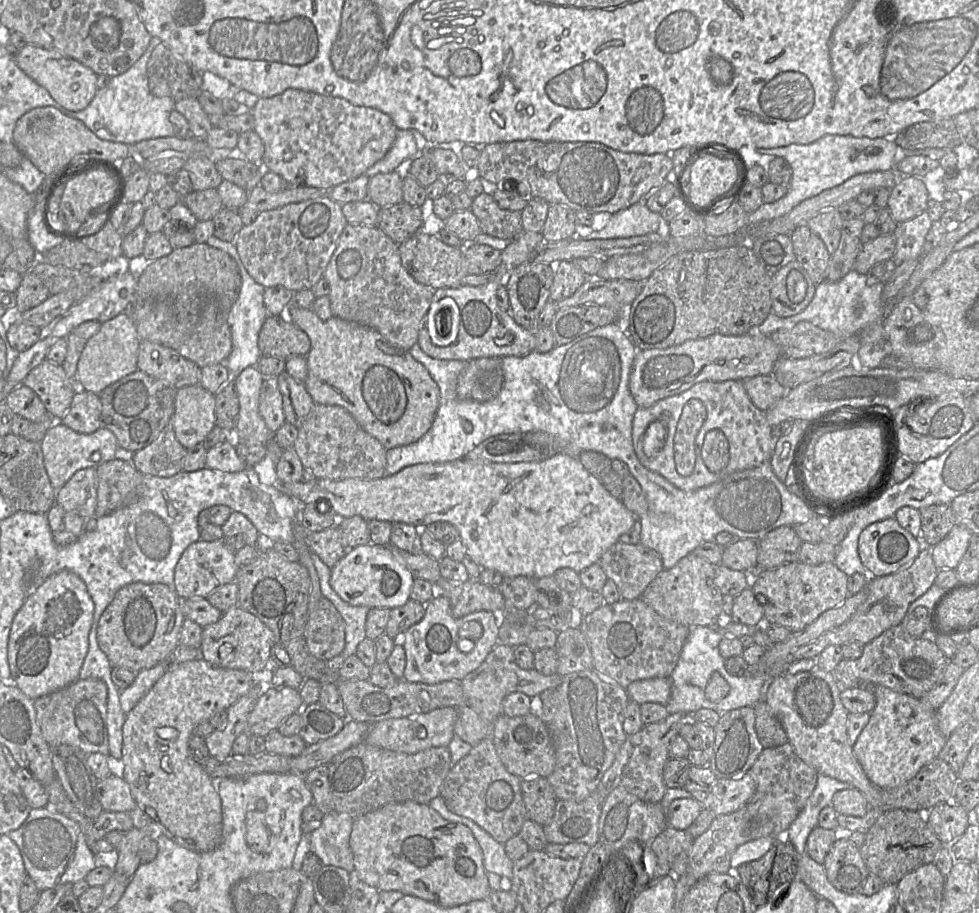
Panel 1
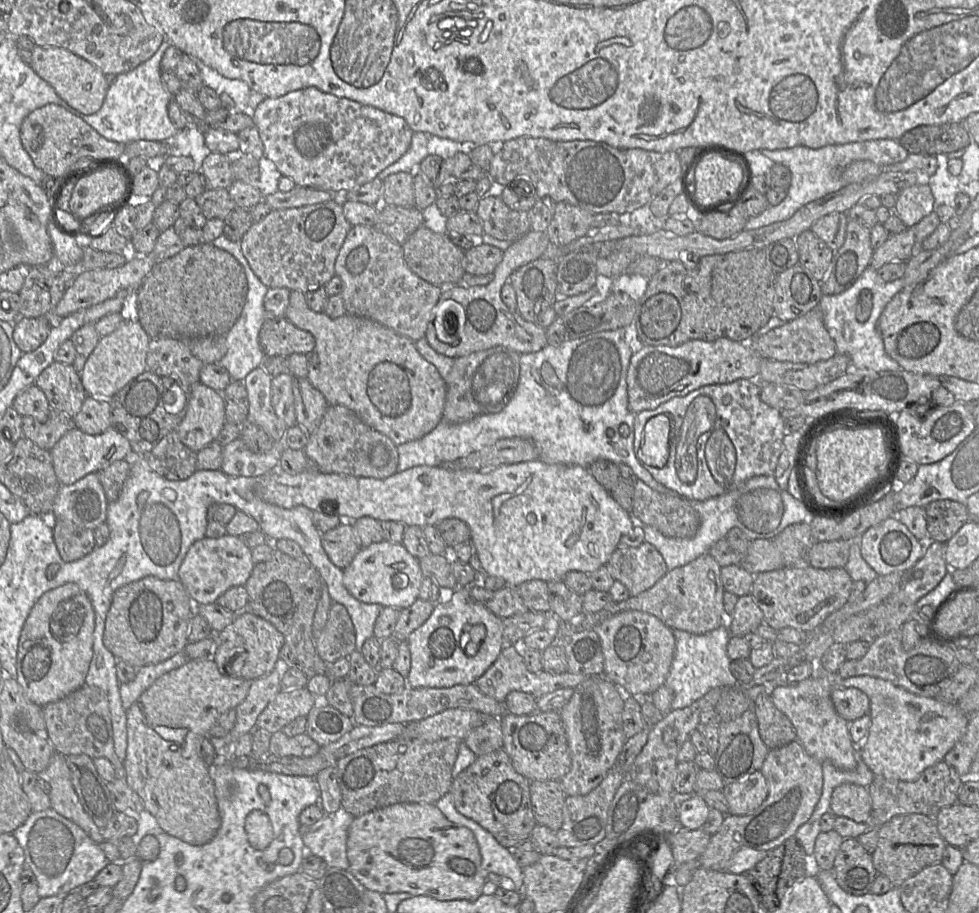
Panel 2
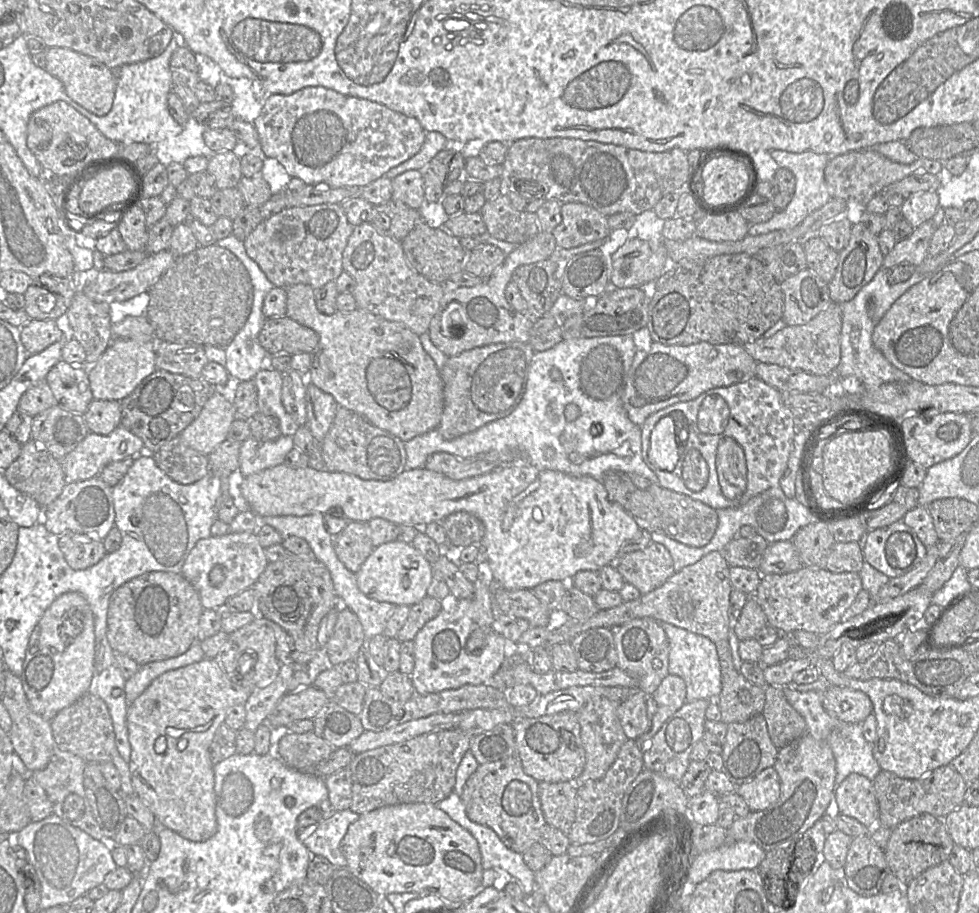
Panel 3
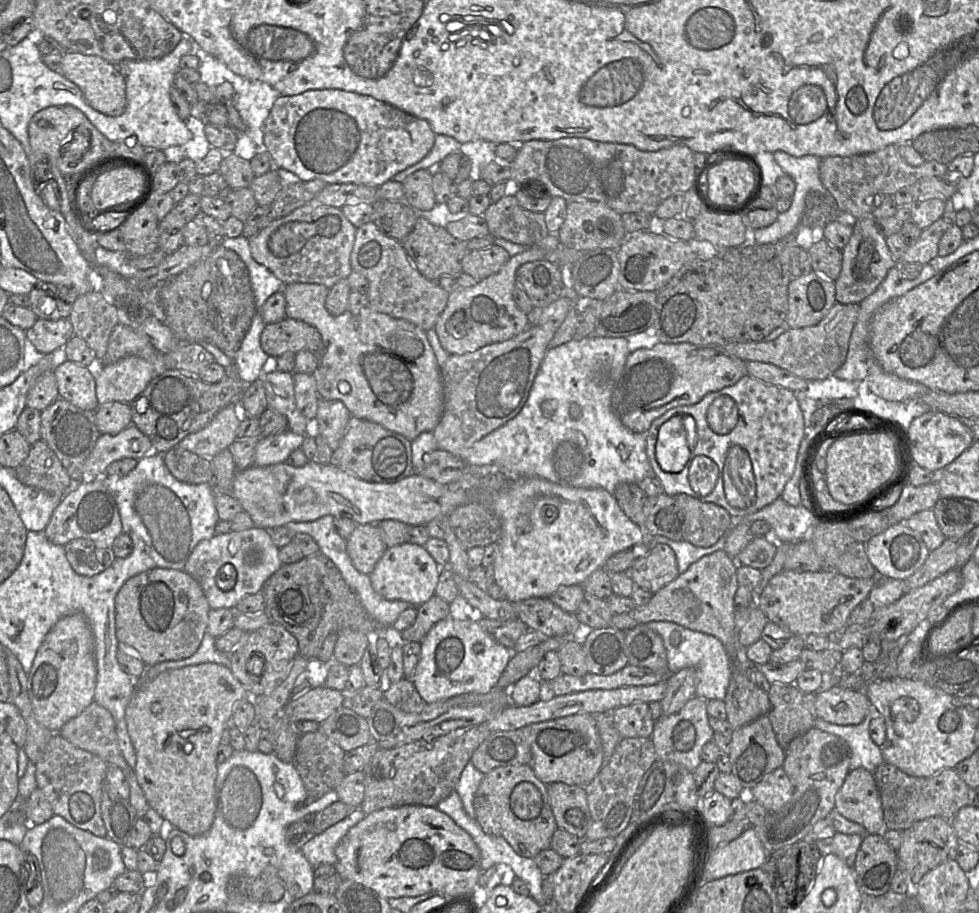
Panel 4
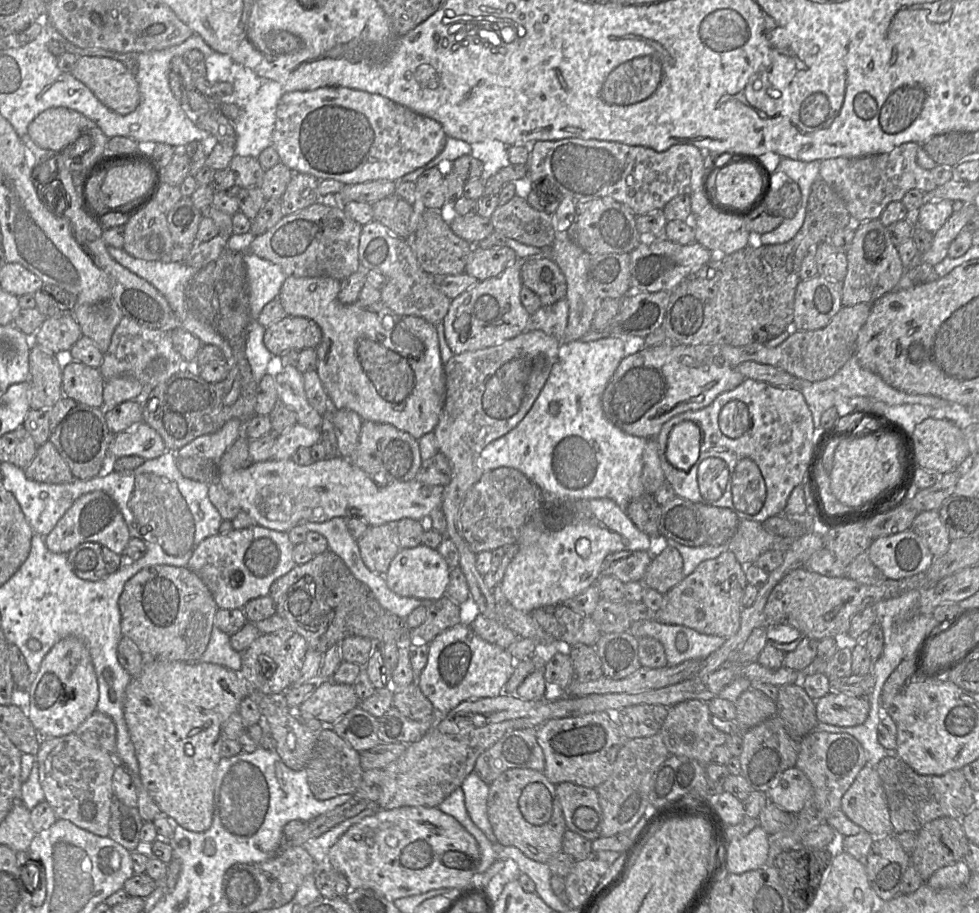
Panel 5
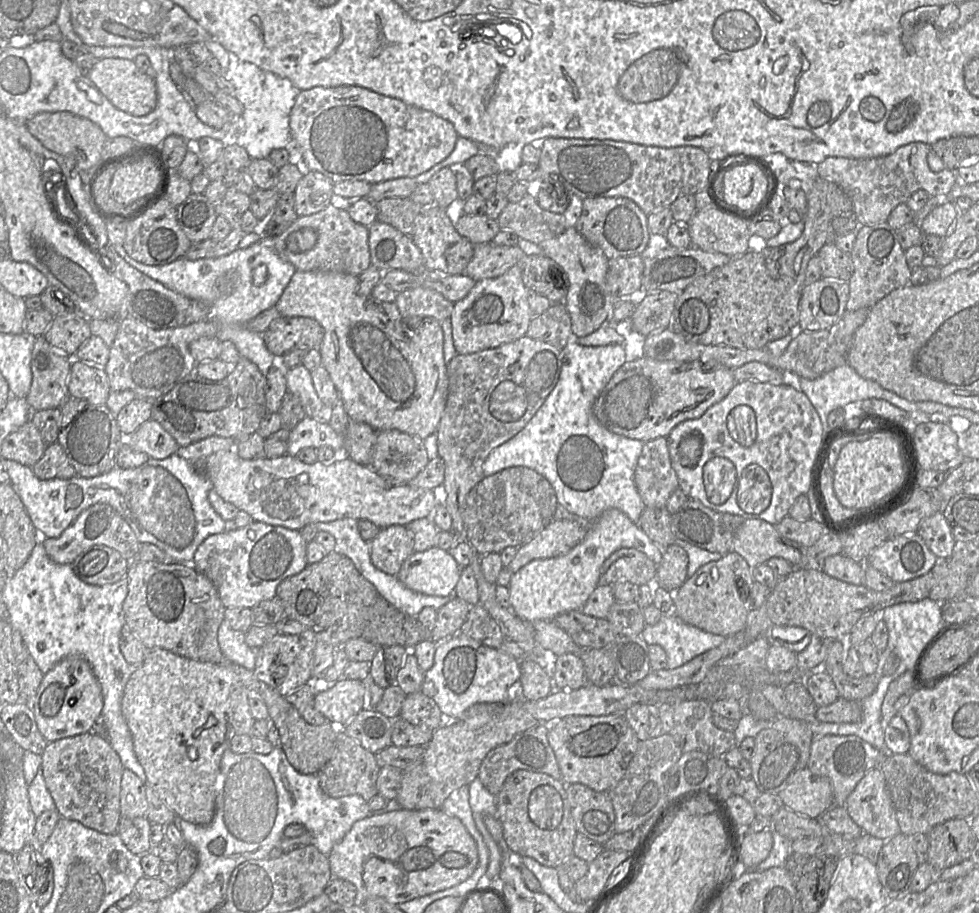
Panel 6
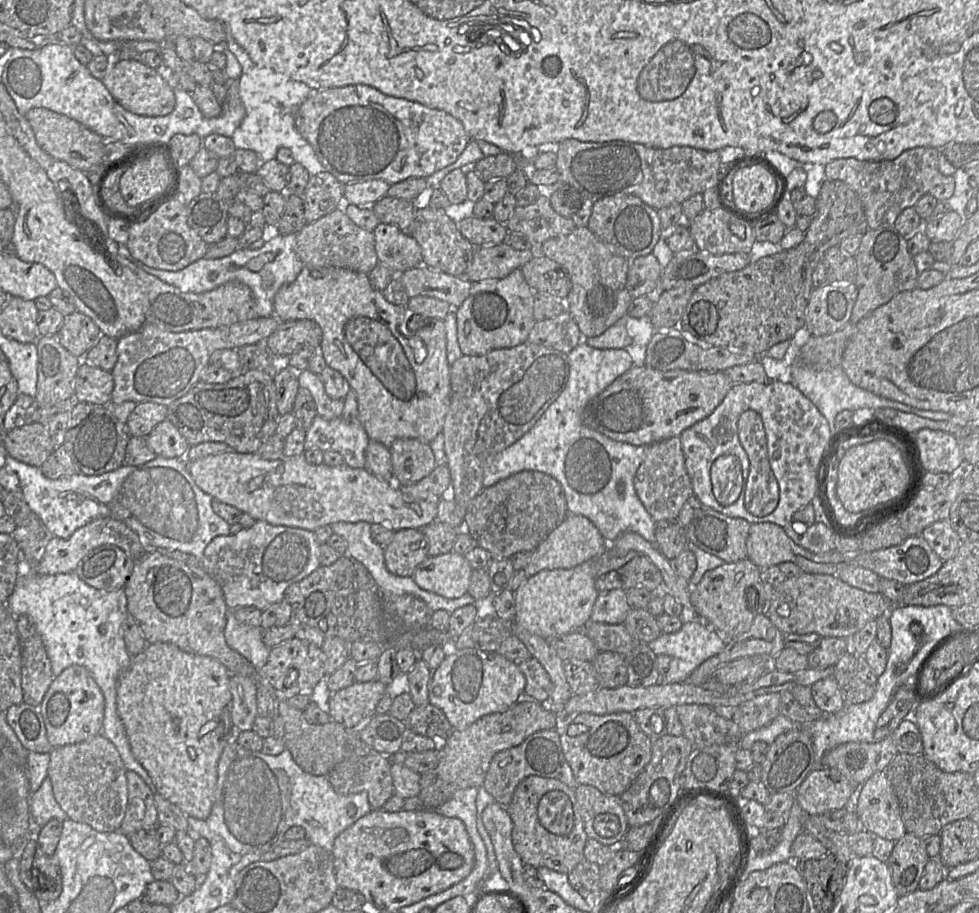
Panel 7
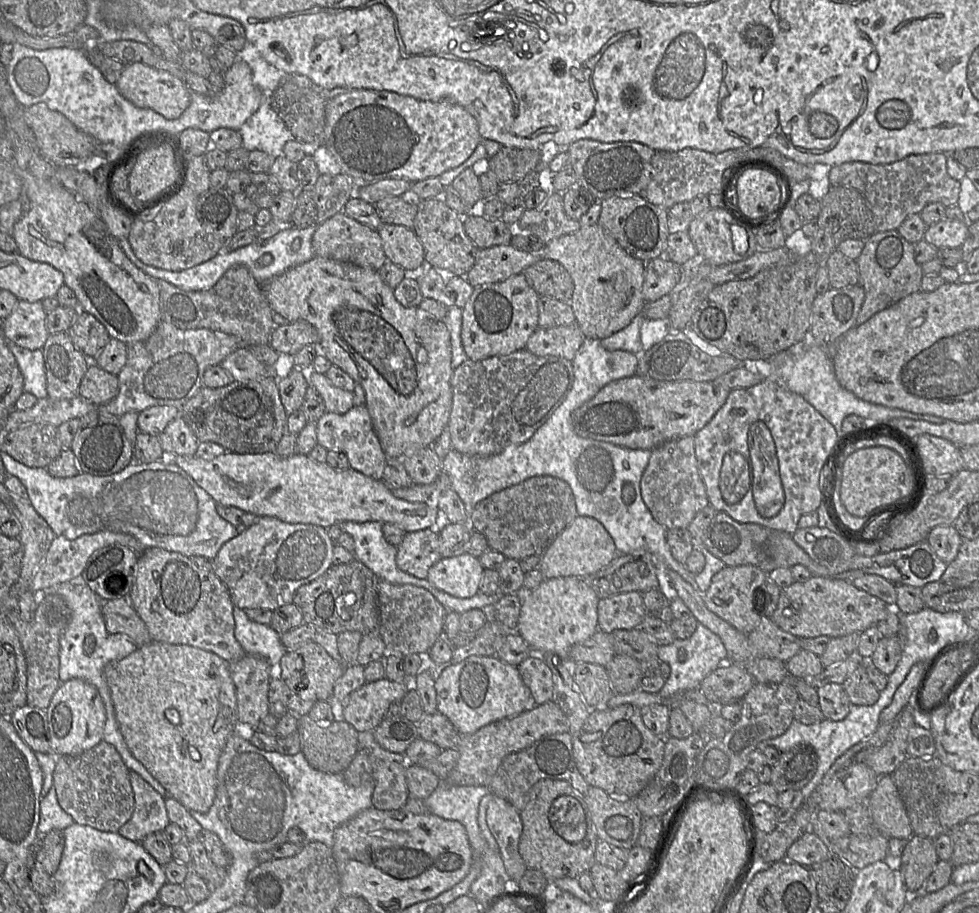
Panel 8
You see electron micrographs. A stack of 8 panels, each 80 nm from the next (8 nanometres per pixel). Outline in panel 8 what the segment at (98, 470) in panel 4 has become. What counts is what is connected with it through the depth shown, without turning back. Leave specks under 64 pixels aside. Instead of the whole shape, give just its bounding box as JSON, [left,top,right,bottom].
[158,416,200,456]

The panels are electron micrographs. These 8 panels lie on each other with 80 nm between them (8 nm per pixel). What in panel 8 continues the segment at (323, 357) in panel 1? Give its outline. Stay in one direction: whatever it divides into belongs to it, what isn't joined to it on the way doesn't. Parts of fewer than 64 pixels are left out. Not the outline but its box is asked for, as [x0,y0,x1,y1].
[260,256,454,460]

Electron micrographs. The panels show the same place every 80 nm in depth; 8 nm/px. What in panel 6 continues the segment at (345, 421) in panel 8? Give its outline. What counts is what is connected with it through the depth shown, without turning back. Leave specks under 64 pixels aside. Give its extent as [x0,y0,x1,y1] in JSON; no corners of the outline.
[287,417,346,457]

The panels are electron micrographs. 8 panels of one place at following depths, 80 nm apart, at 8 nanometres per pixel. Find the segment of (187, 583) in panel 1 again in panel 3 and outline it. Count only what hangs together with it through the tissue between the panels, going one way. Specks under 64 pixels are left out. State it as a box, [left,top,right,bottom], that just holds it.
[180,531,268,609]

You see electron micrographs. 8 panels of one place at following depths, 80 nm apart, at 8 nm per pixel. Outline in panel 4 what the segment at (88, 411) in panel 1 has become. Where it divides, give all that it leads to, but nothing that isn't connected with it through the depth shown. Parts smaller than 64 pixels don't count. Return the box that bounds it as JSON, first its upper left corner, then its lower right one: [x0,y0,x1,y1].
[95,401,132,435]

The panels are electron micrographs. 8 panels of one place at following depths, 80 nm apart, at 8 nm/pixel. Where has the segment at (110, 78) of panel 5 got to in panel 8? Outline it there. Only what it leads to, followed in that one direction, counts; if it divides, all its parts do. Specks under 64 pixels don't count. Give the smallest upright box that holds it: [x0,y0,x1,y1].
[115,63,191,120]

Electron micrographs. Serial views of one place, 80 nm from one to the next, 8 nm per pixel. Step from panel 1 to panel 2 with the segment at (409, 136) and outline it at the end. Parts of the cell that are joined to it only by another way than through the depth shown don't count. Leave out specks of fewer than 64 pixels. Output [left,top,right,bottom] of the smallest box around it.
[376,132,431,181]

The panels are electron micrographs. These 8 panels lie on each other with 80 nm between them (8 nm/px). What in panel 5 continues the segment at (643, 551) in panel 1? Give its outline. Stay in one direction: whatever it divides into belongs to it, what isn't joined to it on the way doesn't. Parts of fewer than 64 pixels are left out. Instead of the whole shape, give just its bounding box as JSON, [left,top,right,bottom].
[641,546,683,594]

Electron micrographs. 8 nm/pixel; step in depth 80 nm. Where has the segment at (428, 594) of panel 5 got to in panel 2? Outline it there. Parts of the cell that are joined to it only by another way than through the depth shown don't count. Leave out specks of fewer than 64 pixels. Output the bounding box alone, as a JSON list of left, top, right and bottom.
[343,541,423,608]

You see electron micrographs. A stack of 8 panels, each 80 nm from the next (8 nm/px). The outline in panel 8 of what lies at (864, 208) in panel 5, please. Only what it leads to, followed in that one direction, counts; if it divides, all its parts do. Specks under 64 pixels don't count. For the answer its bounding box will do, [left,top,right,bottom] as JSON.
[831,153,960,232]

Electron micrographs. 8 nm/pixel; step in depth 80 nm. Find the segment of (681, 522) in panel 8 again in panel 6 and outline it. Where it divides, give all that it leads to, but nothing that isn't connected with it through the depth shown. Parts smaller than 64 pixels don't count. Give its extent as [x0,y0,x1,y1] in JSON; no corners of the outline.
[634,437,679,508]

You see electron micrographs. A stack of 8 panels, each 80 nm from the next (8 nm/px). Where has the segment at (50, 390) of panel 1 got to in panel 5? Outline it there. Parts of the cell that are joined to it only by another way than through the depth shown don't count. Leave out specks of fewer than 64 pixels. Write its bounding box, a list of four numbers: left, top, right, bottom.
[62,361,106,407]

